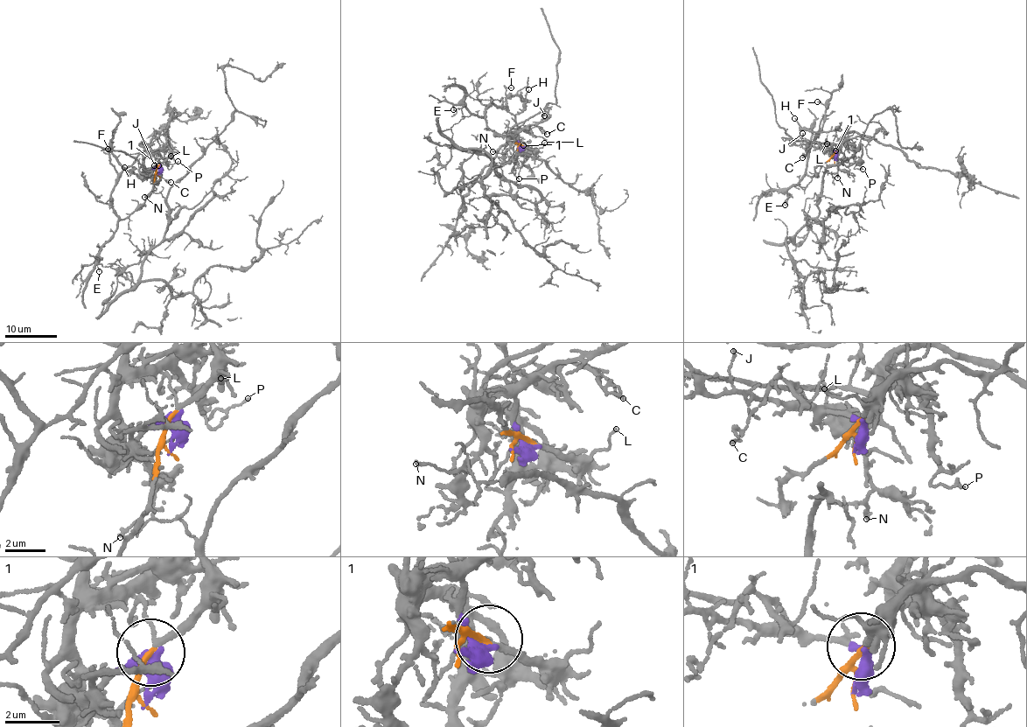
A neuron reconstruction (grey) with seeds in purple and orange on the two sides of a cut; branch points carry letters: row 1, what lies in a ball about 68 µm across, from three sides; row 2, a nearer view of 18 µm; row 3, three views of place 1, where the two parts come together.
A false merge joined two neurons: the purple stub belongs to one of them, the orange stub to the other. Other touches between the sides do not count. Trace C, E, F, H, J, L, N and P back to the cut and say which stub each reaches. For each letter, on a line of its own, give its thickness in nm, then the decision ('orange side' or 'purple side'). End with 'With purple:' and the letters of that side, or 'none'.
C: 110 nm thick; purple side
E: 120 nm thick; orange side
F: 90 nm thick; orange side
H: 110 nm thick; orange side
J: 100 nm thick; purple side
L: 100 nm thick; orange side
N: 160 nm thick; purple side
P: 90 nm thick; purple side
With purple: C, J, N, P

